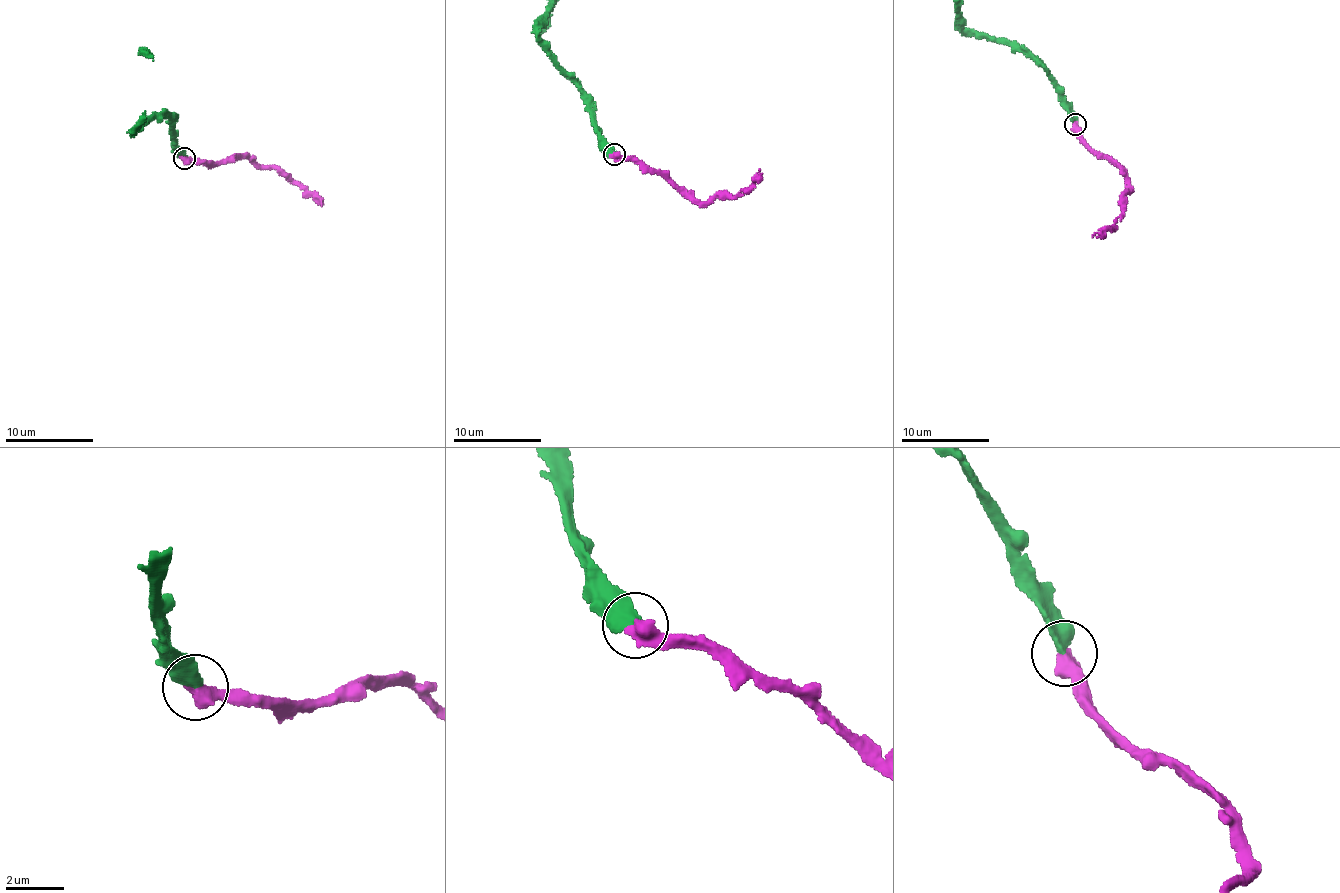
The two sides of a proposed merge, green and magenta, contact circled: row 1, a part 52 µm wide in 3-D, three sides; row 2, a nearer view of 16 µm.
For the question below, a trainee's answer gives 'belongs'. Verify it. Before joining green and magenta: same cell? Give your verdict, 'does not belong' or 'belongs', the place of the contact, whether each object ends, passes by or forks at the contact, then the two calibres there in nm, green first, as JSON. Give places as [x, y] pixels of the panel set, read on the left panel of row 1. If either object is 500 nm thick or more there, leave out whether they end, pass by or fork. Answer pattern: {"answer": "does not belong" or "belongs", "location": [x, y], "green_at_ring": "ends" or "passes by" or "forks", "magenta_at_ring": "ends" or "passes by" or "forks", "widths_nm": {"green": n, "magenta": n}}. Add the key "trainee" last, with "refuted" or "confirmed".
{"answer": "belongs", "location": [184, 158], "widths_nm": {"green": 480, "magenta": 550}, "trainee": "confirmed"}

